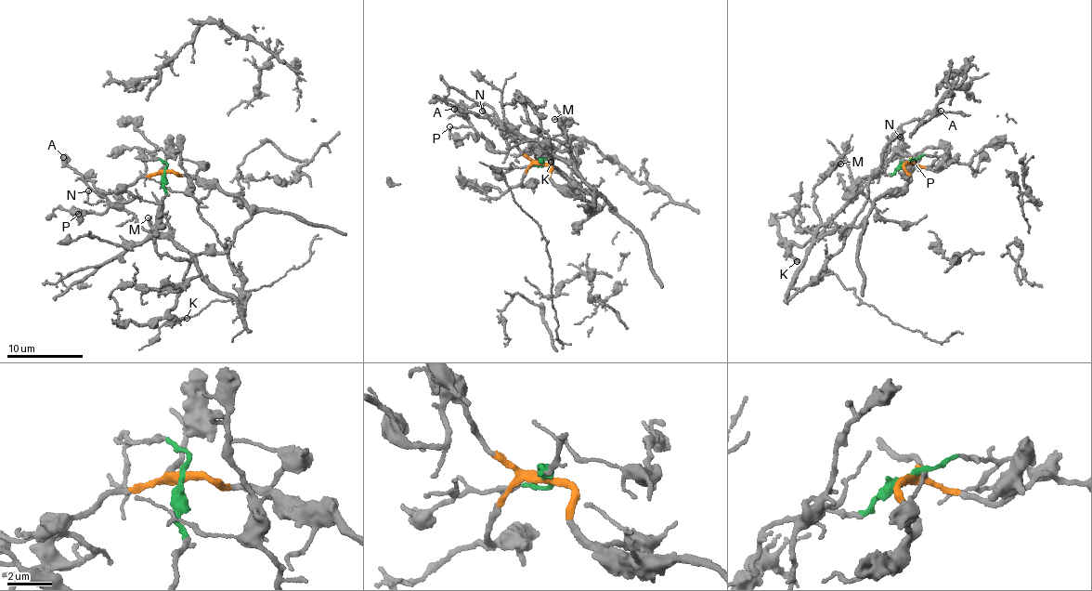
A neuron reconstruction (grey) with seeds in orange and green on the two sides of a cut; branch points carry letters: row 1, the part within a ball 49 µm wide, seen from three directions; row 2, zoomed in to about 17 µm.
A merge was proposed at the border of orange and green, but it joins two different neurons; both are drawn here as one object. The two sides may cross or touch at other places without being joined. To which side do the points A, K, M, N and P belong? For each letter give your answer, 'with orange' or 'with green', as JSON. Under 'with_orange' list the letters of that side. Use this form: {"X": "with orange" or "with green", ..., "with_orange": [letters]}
{"A": "with green", "K": "with orange", "M": "with green", "N": "with green", "P": "with orange", "with_orange": ["K", "P"]}

